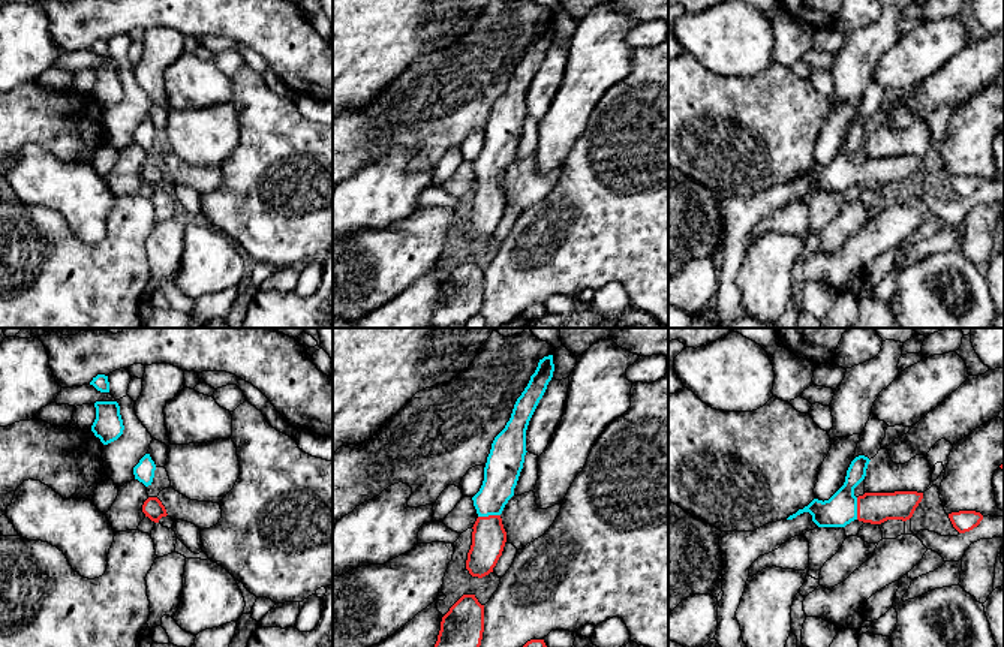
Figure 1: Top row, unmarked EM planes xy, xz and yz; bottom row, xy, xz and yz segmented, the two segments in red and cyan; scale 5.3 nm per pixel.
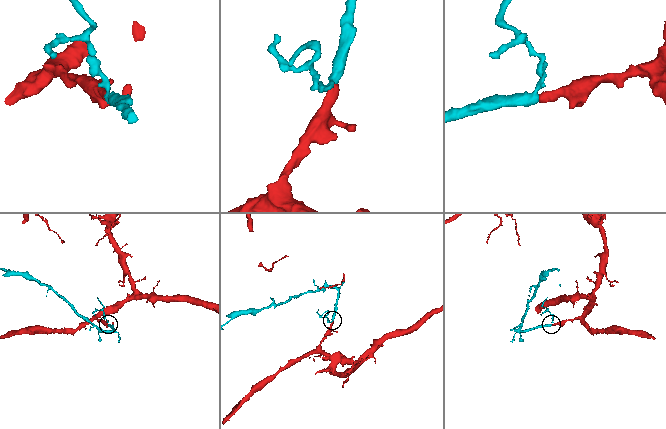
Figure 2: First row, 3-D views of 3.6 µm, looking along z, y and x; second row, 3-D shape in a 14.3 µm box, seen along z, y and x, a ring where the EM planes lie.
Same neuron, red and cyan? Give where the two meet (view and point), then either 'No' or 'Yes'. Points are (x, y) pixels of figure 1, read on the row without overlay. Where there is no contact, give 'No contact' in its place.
Touches red at xz (489, 180). Yes

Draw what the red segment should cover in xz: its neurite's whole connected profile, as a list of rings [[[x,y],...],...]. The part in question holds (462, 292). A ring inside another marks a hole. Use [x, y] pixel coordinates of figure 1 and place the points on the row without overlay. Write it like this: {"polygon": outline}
{"polygon": [[[463,259],[442,282],[438,306],[433,312],[430,325],[433,328],[448,328],[454,325],[465,326],[466,322],[480,315],[484,297],[484,270],[478,267],[475,259]]]}

